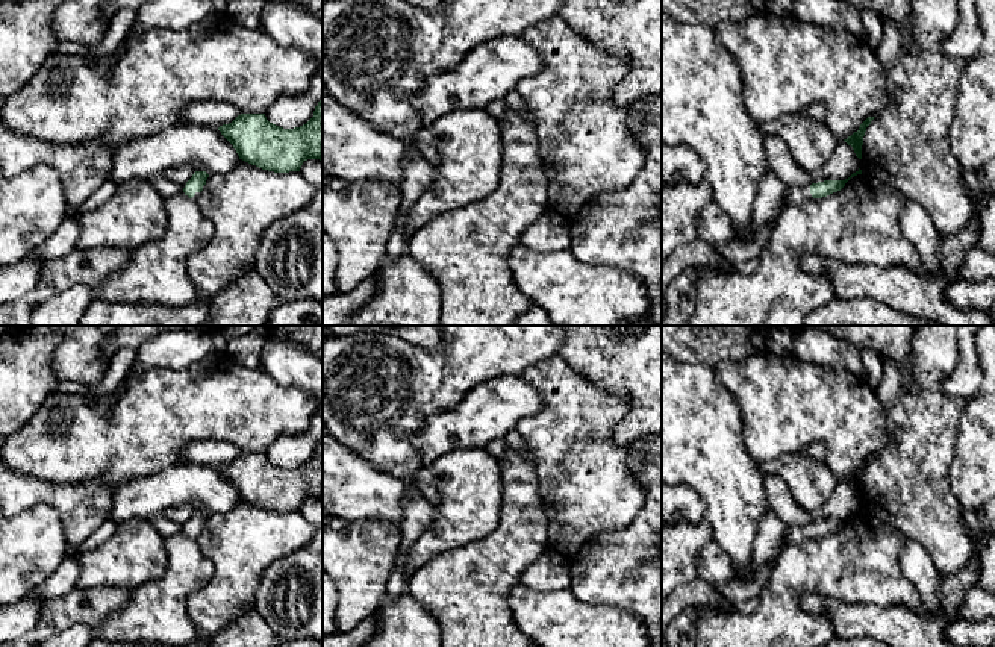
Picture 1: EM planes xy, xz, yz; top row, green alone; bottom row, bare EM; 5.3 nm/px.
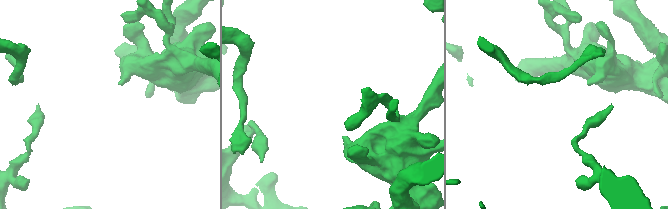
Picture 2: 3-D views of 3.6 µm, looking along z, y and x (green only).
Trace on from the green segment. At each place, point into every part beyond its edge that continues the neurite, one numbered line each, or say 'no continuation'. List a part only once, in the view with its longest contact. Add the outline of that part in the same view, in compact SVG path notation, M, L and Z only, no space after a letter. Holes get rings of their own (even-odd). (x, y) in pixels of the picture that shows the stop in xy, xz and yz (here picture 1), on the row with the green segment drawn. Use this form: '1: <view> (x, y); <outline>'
1: yz (794, 196); M804 185L800 188L788 188L784 198L783 198L783 205L784 206L800 205L800 203L804 203L807 200L815 200L810 194L810 185Z

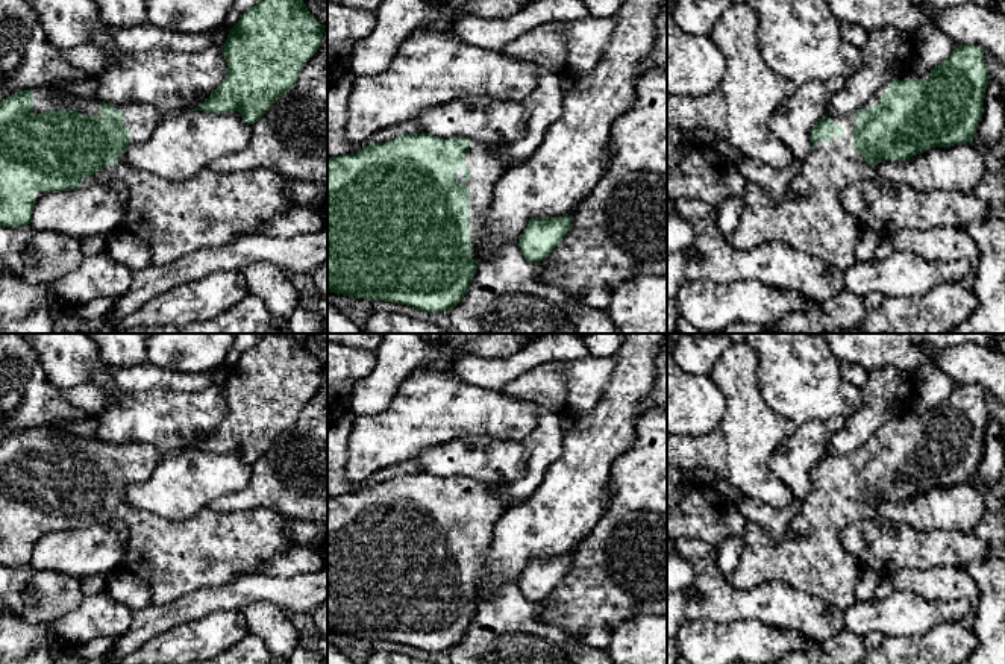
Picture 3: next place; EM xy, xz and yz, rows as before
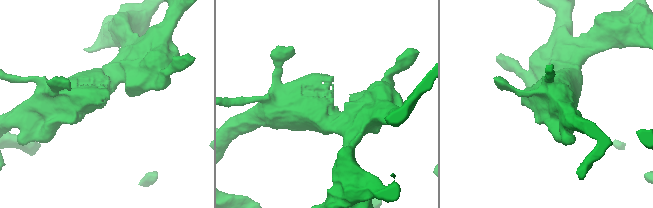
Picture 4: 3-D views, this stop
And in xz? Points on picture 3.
1: xz (485, 169); M470 139L470 155L464 159L470 165L470 180L464 180L464 171L458 171L458 180L470 191L470 235L471 259L476 259L476 238L482 235L482 215L491 203L493 186L506 170L494 152L494 146Z

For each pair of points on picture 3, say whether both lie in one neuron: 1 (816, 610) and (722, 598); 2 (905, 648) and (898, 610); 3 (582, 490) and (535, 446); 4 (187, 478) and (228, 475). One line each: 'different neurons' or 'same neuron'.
1: same neuron
2: different neurons
3: different neurons
4: same neuron

